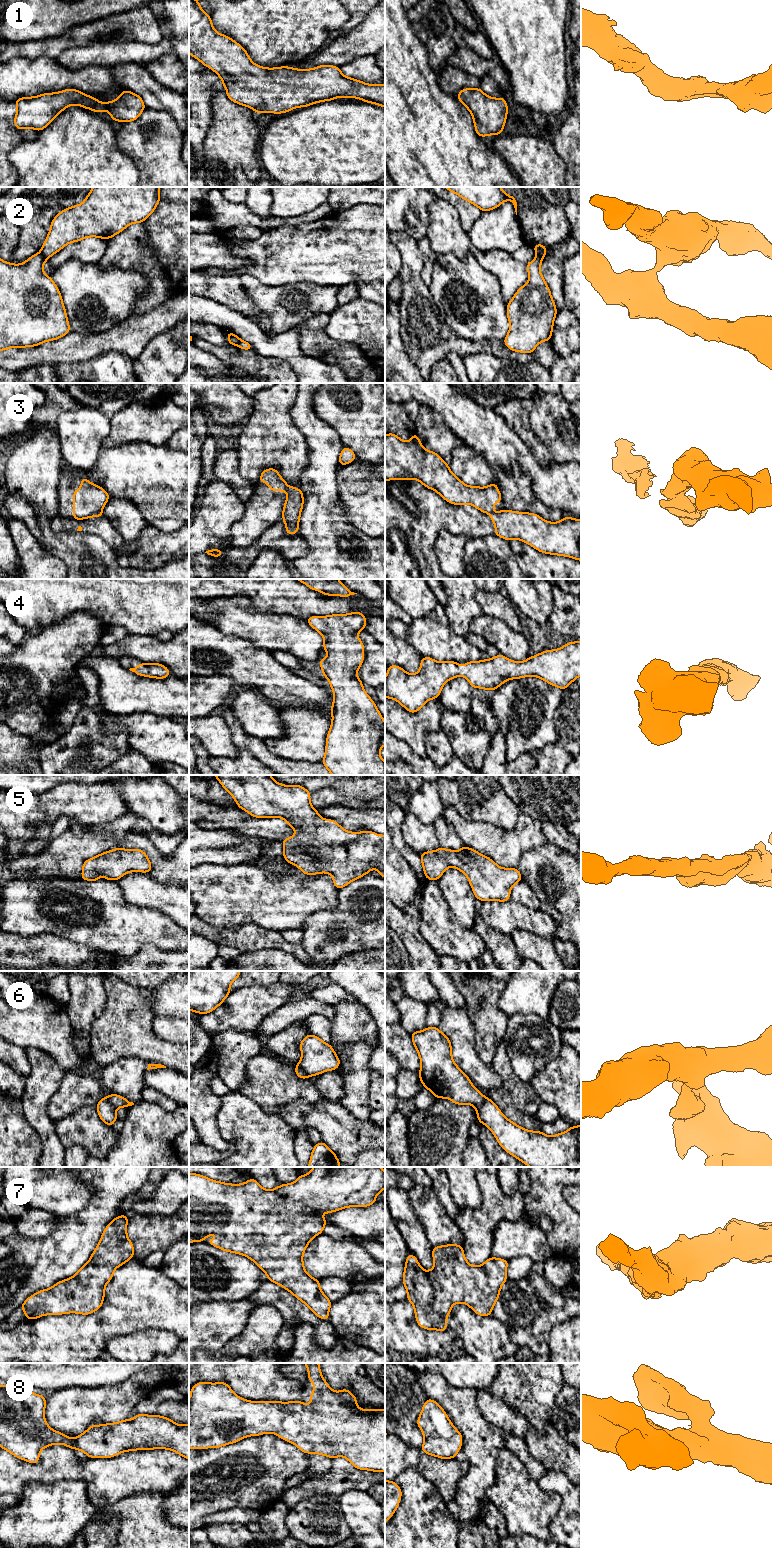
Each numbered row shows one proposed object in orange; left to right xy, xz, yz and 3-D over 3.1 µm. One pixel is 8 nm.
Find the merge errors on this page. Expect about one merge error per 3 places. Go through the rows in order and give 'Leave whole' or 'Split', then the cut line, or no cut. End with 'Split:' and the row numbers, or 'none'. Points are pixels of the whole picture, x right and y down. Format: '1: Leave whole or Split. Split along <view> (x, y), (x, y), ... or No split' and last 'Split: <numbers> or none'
1: Leave whole. No split
2: Split. Split along xy (39, 252), (46, 259)
3: Split. Split along xz (290, 487), (286, 491)
4: Leave whole. No split
5: Leave whole. No split
6: Split. Split along xz (297, 1064), (309, 1076)
7: Leave whole. No split
8: Leave whole. No split
Split: 2, 3, 6

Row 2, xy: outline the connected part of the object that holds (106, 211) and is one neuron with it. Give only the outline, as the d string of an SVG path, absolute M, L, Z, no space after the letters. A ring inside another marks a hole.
M93 187L84 202L59 212L40 250L47 260L69 243L88 237L108 240L133 223L144 222L161 201L160 187Z

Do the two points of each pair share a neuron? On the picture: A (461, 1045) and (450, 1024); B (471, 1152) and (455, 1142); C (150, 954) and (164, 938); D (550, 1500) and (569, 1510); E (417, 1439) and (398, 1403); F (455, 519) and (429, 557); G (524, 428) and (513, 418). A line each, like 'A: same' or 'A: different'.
A: same
B: different
C: different
D: different
E: same
F: same
G: same

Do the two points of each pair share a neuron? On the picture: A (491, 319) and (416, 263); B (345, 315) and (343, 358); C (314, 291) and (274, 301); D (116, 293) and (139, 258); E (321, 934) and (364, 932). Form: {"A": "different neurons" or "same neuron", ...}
{"A": "different neurons", "B": "different neurons", "C": "same neuron", "D": "different neurons", "E": "same neuron"}

